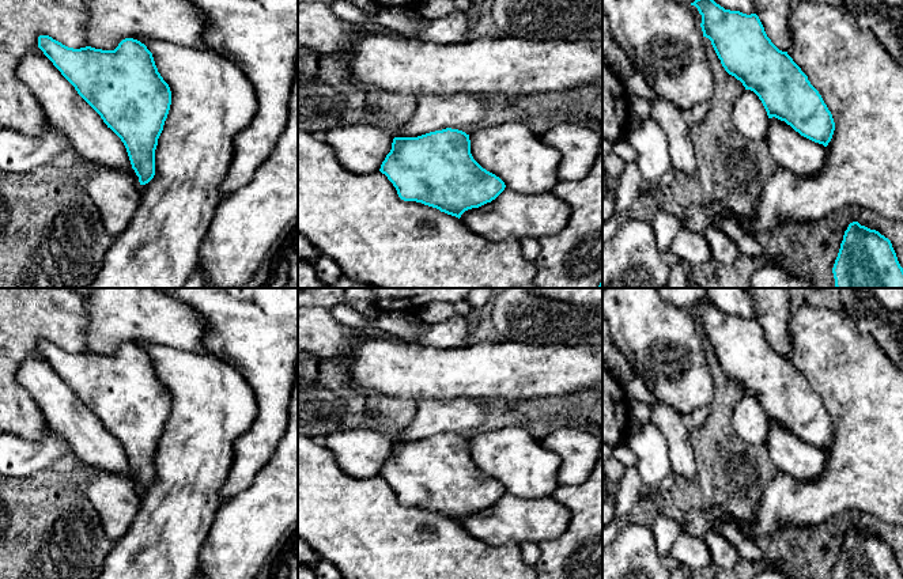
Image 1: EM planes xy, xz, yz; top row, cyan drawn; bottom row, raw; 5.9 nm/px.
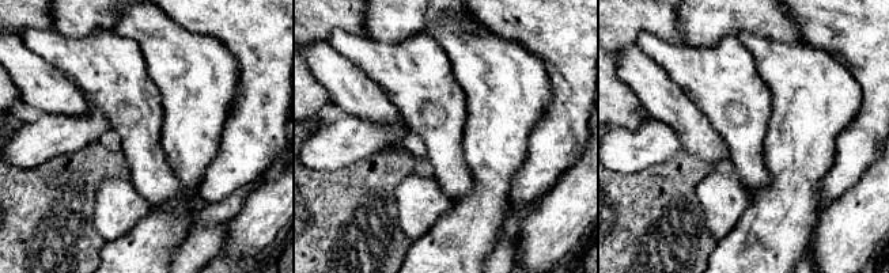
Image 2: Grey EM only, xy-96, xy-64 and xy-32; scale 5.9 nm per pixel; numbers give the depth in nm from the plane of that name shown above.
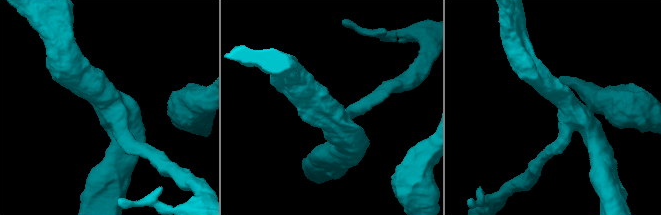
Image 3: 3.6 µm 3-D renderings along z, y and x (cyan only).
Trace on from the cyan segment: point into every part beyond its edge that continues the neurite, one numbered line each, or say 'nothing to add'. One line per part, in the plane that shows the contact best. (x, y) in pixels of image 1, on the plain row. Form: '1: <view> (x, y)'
1: xy (64, 412)

